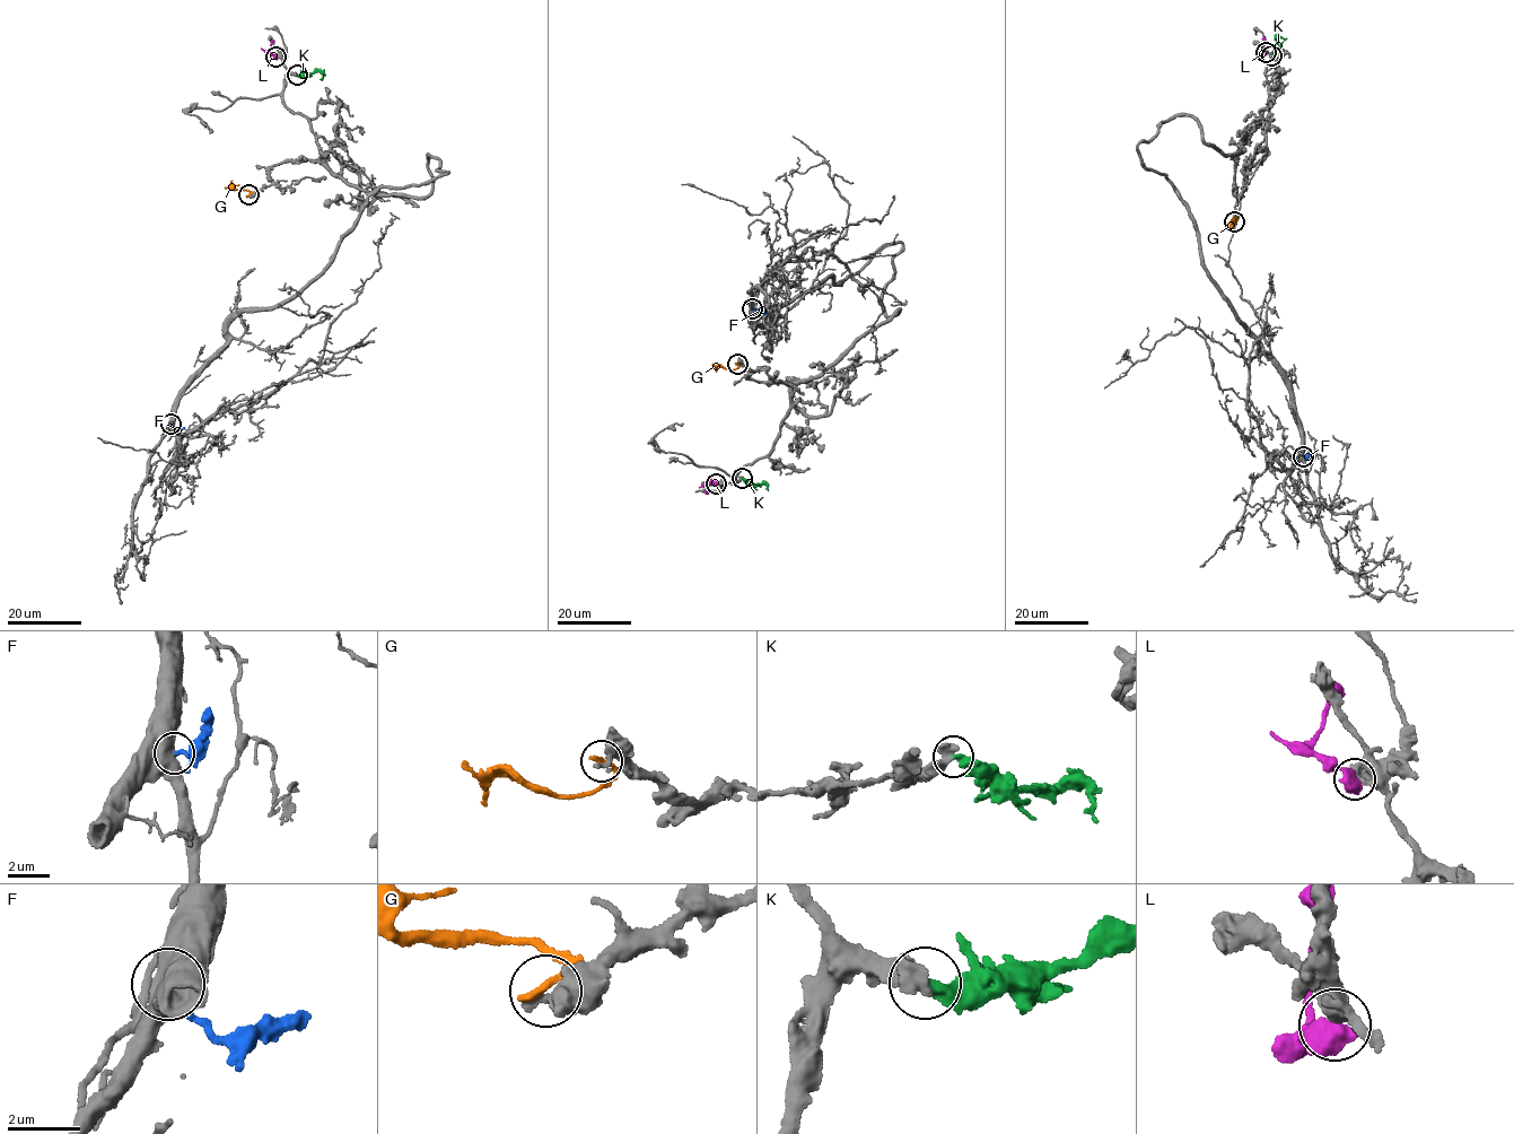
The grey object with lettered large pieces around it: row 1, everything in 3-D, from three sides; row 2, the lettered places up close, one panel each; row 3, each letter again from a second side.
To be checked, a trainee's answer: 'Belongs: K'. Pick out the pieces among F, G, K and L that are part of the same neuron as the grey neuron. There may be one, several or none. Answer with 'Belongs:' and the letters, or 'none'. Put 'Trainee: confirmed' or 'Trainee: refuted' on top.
Trainee: confirmed
Belongs: K

